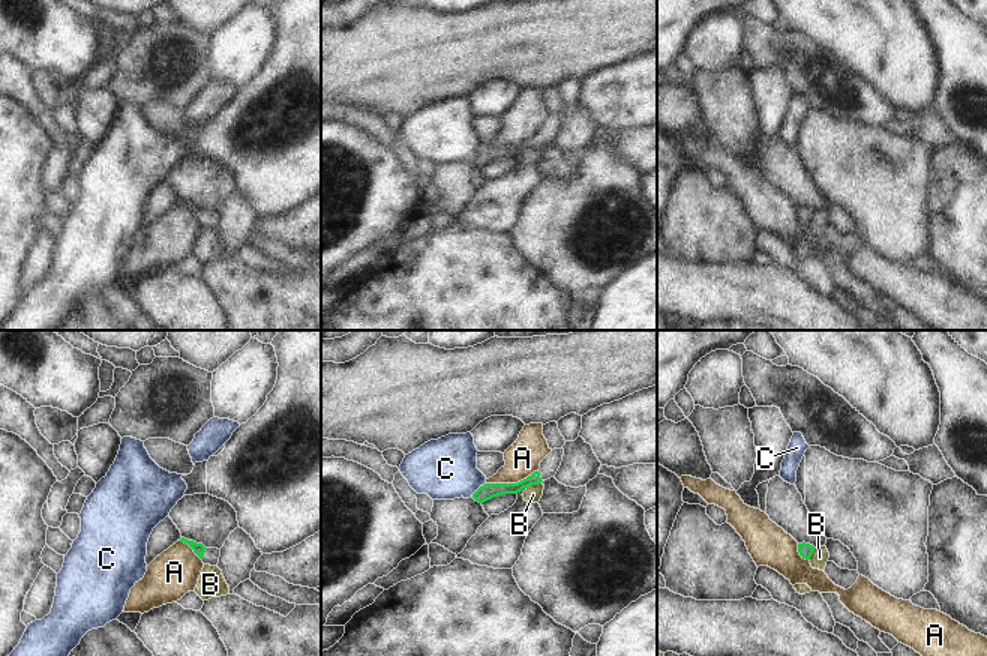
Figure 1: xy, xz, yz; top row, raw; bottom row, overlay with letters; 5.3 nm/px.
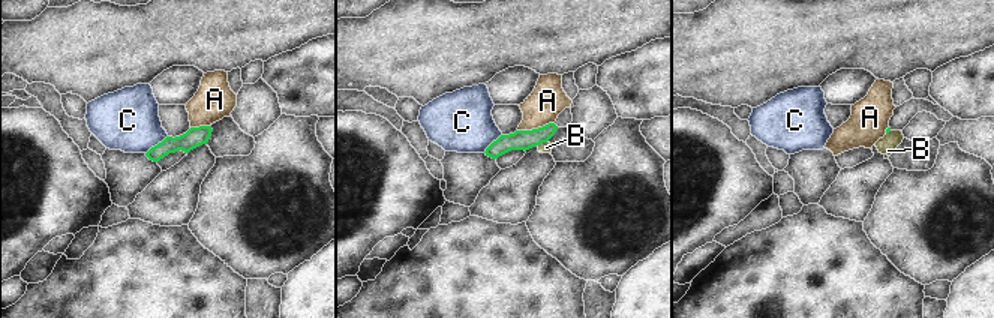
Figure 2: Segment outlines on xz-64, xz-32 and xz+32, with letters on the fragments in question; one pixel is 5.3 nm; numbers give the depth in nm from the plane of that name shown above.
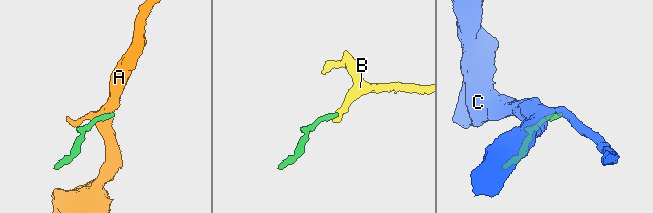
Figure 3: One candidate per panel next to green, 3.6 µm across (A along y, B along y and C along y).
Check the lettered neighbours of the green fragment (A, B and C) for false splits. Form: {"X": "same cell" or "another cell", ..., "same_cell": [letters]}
{"A": "another cell", "B": "another cell", "C": "another cell", "same_cell": []}

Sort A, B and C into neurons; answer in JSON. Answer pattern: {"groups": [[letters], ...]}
{"groups": [["A"], ["B"], ["C"]]}

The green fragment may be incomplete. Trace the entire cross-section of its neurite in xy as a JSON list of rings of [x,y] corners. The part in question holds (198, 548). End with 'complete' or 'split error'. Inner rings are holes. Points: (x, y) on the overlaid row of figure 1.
[[[182,537],[177,542],[188,543],[194,549],[194,552],[202,560],[204,564],[218,566],[219,557],[220,557],[220,549],[206,548],[202,543],[196,543],[194,540],[188,540],[184,537]]]; split error

